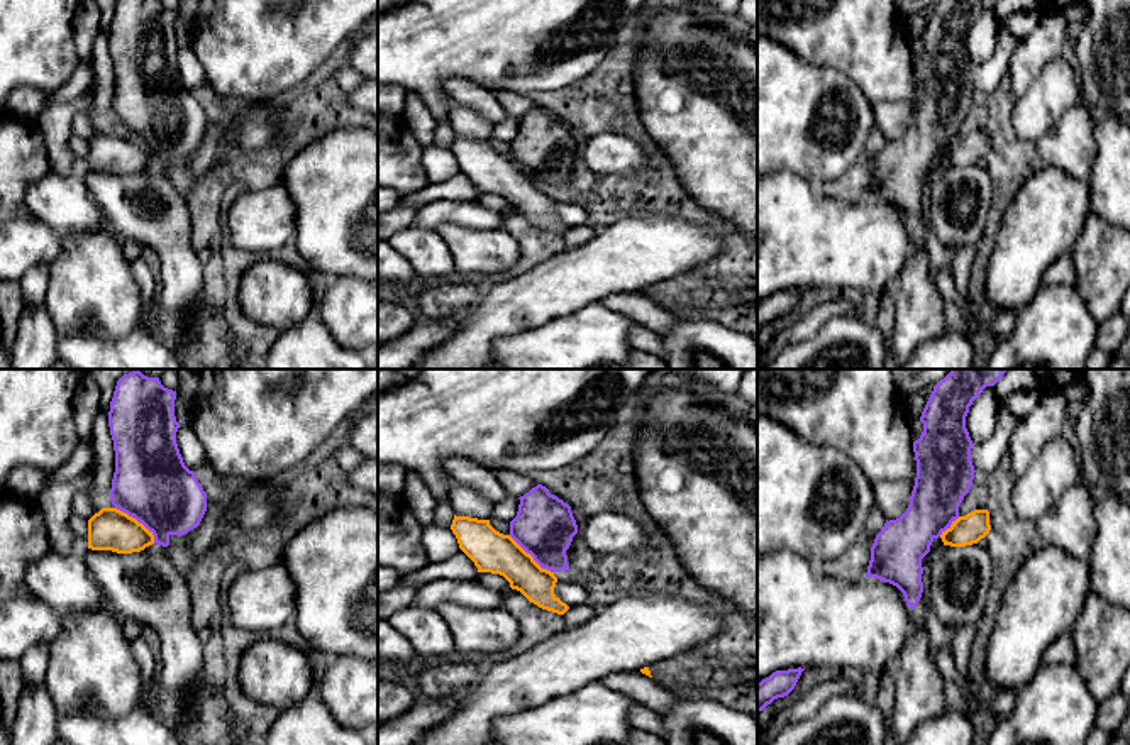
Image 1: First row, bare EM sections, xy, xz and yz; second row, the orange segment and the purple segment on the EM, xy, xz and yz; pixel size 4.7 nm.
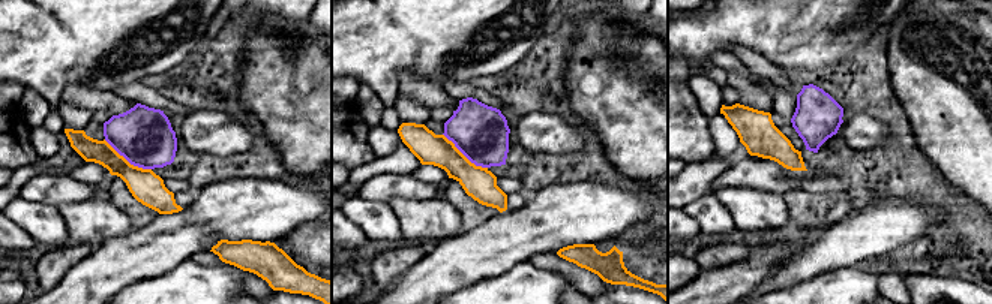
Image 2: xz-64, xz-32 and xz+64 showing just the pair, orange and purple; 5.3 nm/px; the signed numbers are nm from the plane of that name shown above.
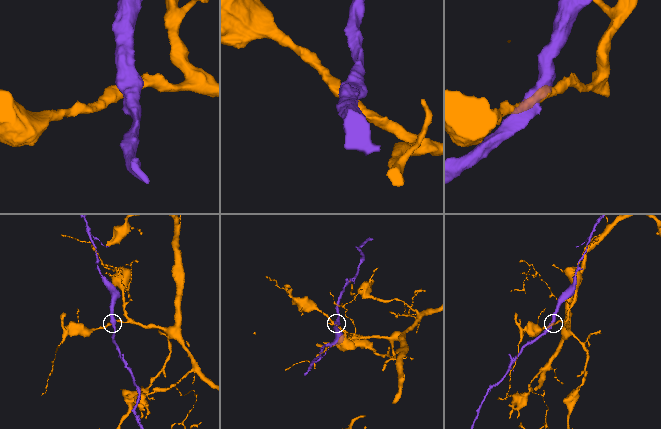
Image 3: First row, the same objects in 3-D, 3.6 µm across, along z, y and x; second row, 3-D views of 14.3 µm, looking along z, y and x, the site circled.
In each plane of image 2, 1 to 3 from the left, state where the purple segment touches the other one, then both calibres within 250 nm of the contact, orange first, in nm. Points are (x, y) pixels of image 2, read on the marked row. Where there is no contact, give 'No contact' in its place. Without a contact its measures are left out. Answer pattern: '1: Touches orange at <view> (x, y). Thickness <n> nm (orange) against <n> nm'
1: Touches orange at xz-64 (126, 160). Thickness 170 nm (orange) against 320 nm
2: Touches orange at xz-32 (464, 156). Thickness 170 nm (orange) against 300 nm
3: No contact

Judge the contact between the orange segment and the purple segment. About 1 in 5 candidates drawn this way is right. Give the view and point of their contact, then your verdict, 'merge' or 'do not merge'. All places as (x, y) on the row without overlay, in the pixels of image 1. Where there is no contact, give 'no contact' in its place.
xy (136, 141) | do not merge

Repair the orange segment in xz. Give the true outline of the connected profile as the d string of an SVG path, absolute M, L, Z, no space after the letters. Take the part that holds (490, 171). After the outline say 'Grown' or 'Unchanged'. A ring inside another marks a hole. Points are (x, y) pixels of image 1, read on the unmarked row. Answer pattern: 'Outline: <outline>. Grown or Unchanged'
Outline: M454 135L451 151L459 169L474 183L478 193L503 196L512 210L520 212L542 230L557 235L569 230L554 215L557 203L554 193L542 190L510 156L496 152L490 141Z. Unchanged

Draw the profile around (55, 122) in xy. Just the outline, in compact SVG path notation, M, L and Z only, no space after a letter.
M81 95L68 103L49 103L34 120L44 137L51 169L59 174L68 174L75 169L73 154L69 151L71 120L85 112L91 113L93 95Z

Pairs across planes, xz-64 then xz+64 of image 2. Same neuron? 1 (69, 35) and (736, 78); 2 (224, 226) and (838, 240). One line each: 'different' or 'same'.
1: different
2: same

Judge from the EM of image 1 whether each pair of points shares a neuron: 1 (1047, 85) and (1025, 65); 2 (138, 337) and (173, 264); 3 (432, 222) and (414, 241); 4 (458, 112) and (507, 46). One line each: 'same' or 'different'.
1: different
2: different
3: different
4: different

